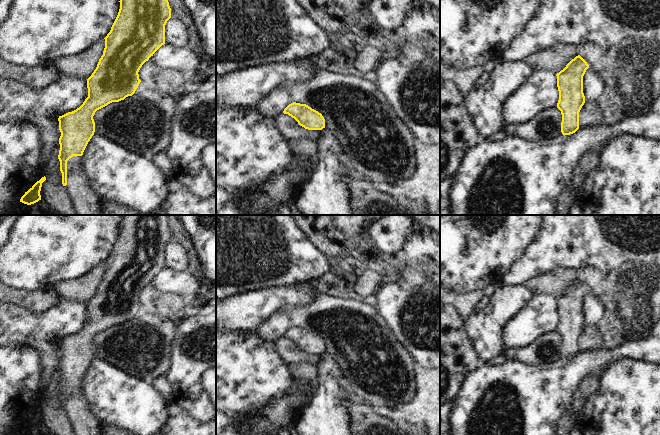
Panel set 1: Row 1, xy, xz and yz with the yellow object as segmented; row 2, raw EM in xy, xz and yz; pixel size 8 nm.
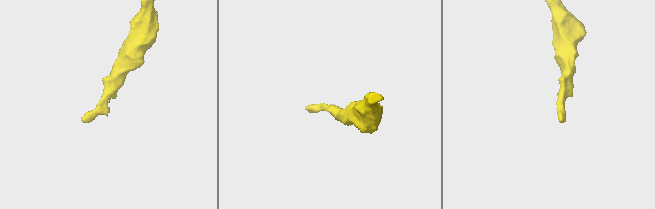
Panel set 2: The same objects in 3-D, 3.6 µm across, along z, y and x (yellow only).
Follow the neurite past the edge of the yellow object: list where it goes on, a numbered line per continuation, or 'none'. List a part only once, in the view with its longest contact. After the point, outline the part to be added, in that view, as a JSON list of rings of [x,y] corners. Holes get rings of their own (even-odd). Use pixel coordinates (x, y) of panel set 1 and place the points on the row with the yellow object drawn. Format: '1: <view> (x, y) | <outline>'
1: xy (85, 201) | [[[82,156],[67,161],[67,193],[76,215],[103,215],[97,194],[91,189],[82,166]]]

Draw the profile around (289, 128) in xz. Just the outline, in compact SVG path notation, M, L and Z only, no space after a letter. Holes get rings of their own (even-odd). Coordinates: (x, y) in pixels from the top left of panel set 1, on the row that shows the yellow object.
M283 112L273 117L273 122L280 133L289 141L308 138L318 142L321 136L320 130L305 129L294 118Z

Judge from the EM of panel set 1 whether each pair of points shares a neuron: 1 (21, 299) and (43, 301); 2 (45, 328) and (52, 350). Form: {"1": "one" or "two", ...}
{"1": "one", "2": "two"}

